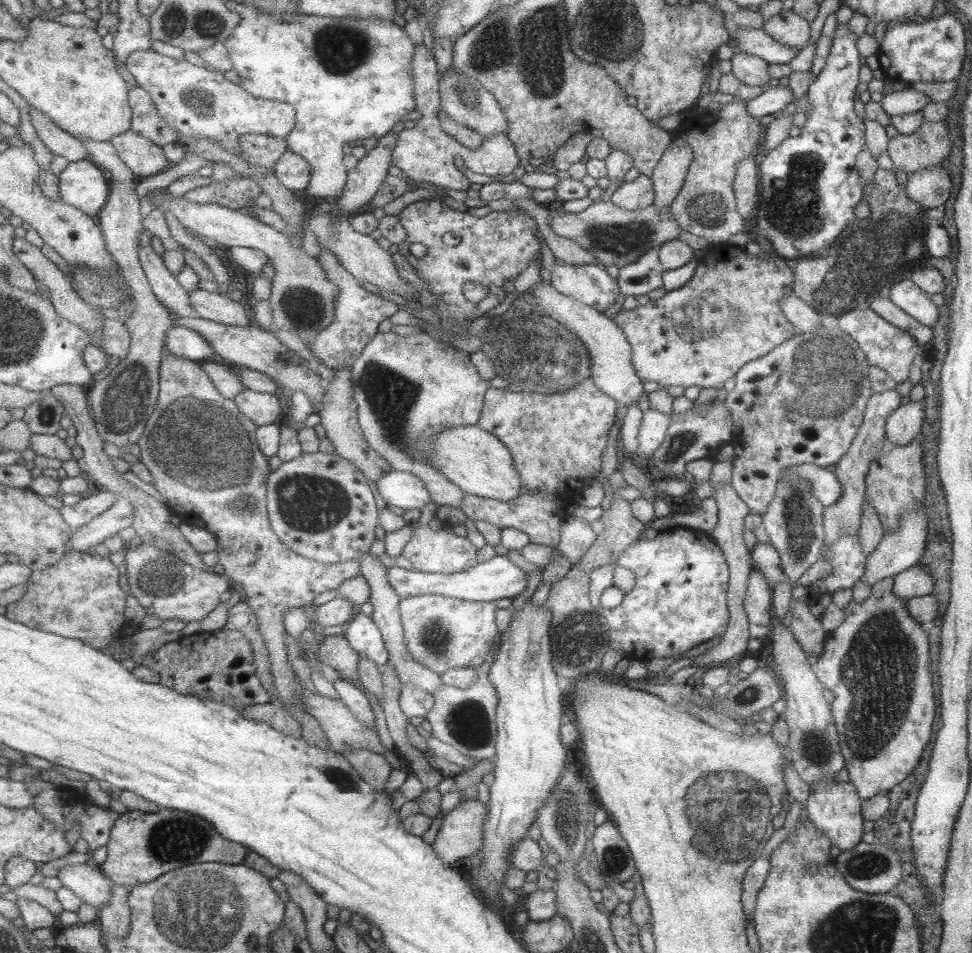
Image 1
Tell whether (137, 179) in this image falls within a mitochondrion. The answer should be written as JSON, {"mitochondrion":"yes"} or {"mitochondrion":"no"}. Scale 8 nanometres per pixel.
{"mitochondrion":"no"}

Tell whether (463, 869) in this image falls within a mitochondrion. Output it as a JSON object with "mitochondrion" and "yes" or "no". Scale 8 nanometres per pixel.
{"mitochondrion":"no"}

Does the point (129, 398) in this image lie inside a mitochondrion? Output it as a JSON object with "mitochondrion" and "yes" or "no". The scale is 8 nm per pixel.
{"mitochondrion":"yes"}

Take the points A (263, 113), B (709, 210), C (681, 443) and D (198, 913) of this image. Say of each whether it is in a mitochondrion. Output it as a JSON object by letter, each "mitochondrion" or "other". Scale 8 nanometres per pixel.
{"A":"other","B":"mitochondrion","C":"mitochondrion","D":"mitochondrion"}

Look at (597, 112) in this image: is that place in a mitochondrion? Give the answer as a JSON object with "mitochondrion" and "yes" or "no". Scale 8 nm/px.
{"mitochondrion":"no"}

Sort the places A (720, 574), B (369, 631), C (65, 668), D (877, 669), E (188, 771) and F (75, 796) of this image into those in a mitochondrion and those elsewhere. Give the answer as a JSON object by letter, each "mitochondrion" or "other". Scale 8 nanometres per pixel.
{"A":"other","B":"other","C":"other","D":"mitochondrion","E":"other","F":"other"}

